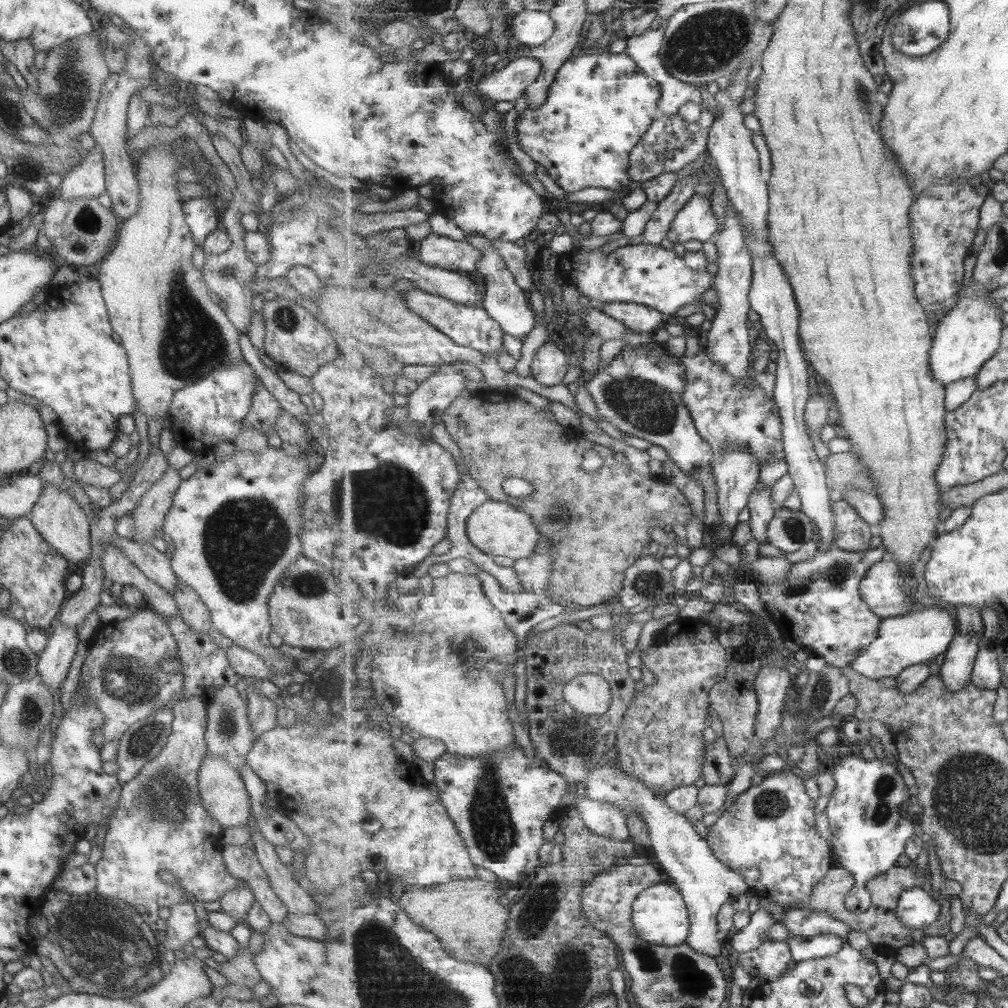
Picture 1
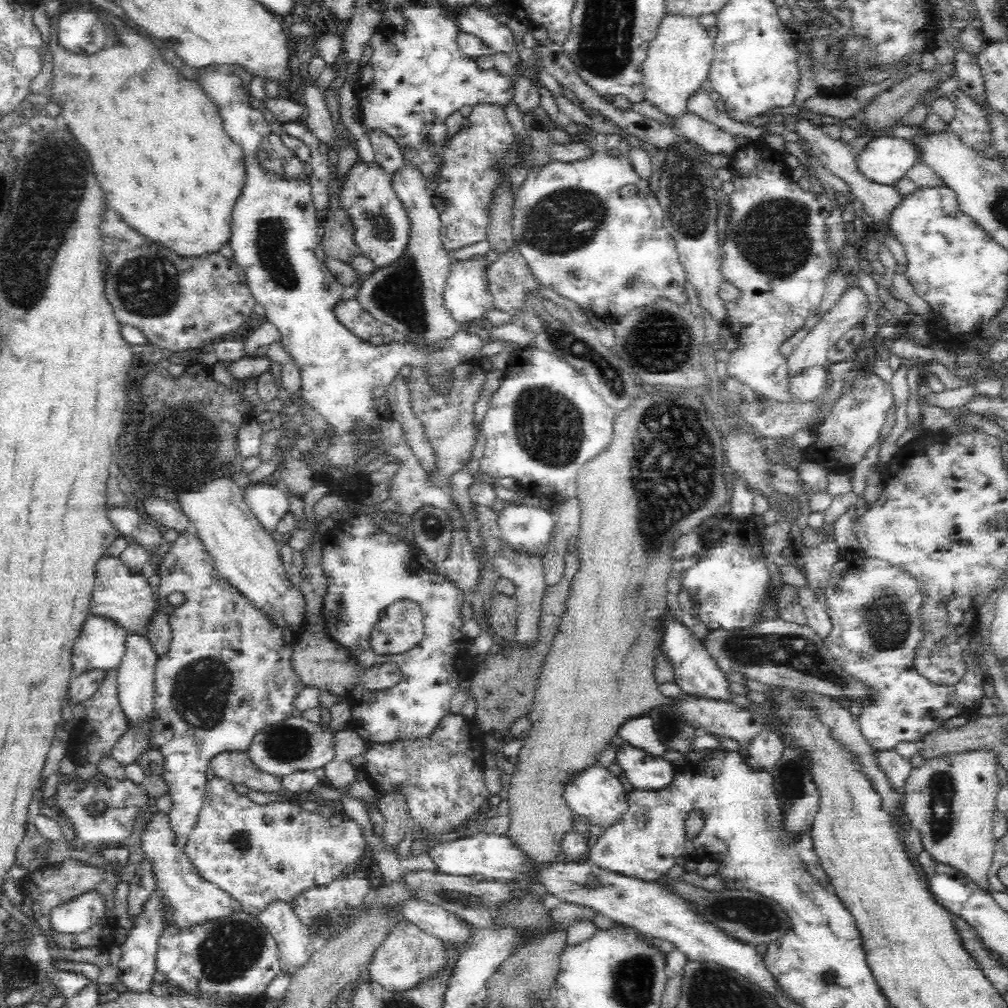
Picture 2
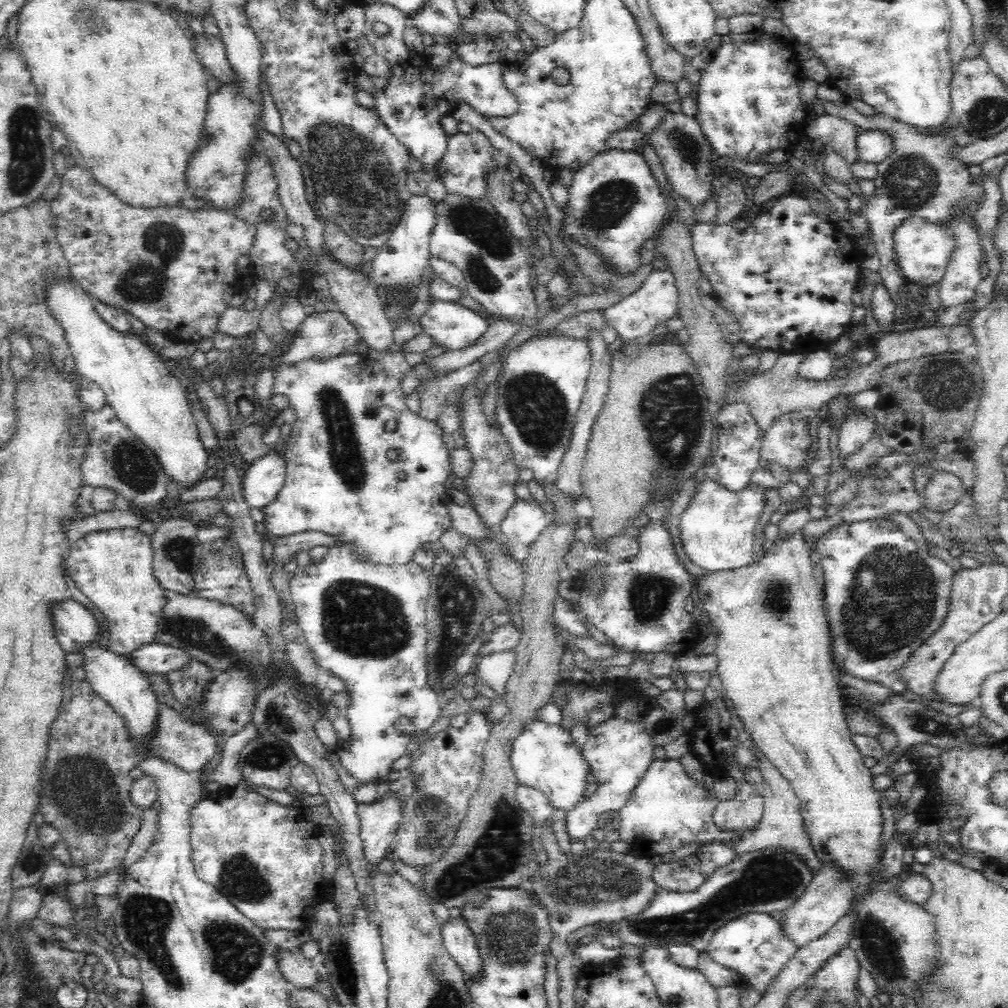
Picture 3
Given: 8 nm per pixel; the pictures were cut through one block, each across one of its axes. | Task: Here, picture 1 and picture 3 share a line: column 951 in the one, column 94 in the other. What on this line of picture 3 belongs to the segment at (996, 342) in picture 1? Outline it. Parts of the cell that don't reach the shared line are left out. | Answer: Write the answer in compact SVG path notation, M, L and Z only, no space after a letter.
M58 279L57 281L50 283L47 286L47 290L50 313L52 313L52 317L54 317L54 319L56 319L56 321L58 321L58 323L64 327L64 333L66 333L66 341L71 349L71 358L75 364L76 371L80 373L80 376L82 376L85 381L93 382L100 386L100 388L104 391L106 402L108 402L108 405L113 408L116 417L118 417L120 422L126 426L126 429L131 431L134 436L137 437L140 442L142 442L143 445L145 445L152 453L154 453L156 456L156 461L160 464L162 471L166 473L168 480L174 480L174 482L182 484L183 490L193 489L200 482L200 478L203 476L202 474L204 474L204 472L206 472L206 468L208 468L208 466L206 466L206 460L208 460L208 451L206 451L204 445L202 445L200 431L198 431L197 422L193 417L193 412L190 403L188 402L186 393L184 392L180 382L168 371L168 368L166 368L166 365L164 365L164 360L161 359L155 351L152 351L149 346L147 346L147 344L142 341L143 337L133 333L127 334L117 332L116 330L110 328L108 324L105 324L104 320L99 318L99 315L94 309L93 304L95 301L89 297L89 295L84 291L84 289L82 289L82 287L80 287L80 285L78 285L76 281Z

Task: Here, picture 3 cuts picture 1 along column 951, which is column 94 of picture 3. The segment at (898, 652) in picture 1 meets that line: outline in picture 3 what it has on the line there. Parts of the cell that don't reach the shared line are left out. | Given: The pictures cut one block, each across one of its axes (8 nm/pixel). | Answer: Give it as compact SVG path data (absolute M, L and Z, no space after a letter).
M66 599L51 608L55 635L68 654L83 654L83 648L98 642L98 622L91 611L74 599Z

